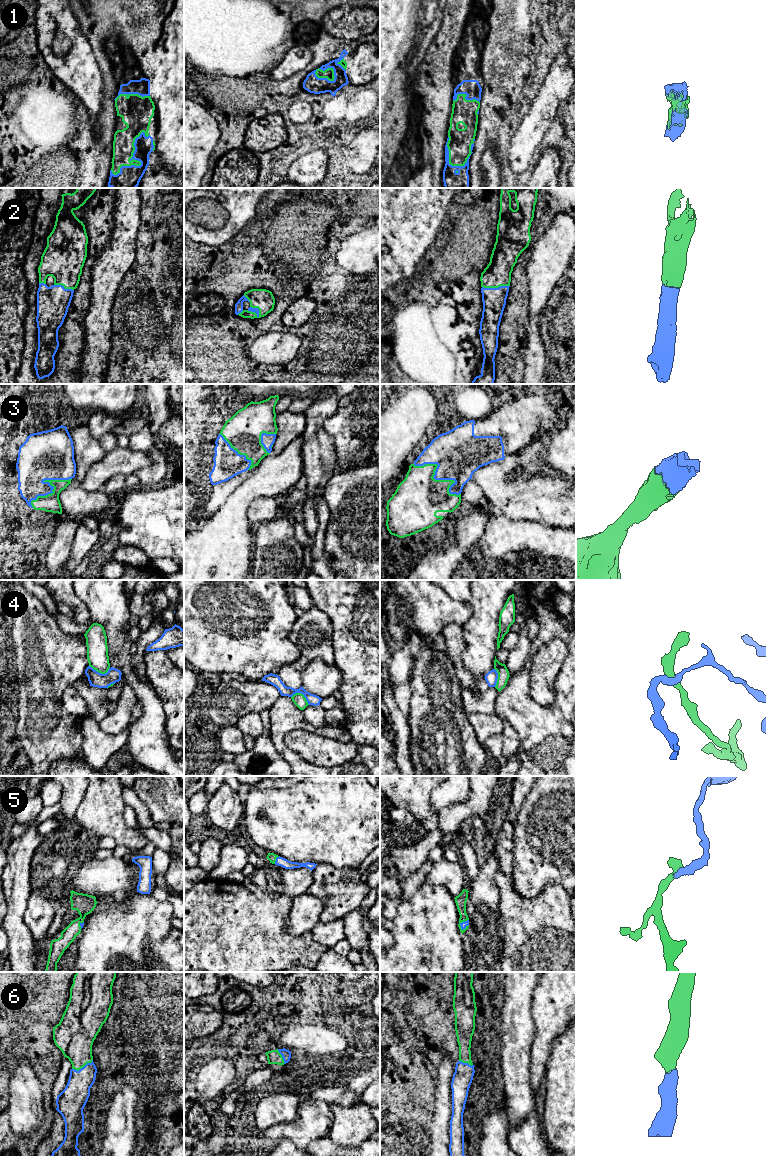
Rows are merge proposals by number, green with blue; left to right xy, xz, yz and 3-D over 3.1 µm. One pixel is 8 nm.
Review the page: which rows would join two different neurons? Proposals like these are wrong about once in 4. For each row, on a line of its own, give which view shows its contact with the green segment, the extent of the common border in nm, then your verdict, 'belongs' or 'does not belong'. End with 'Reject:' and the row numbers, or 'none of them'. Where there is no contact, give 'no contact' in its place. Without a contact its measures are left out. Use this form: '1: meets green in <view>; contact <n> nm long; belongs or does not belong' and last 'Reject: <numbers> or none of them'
1: meets green in xy; contact 440 nm long; belongs
2: meets green in yz; contact 220 nm long; belongs
3: meets green in yz; contact 460 nm long; belongs
4: meets green in xy; contact 170 nm long; does not belong
5: meets green in xz; contact 80 nm long; belongs
6: meets green in xy; contact 190 nm long; belongs
Reject: 4

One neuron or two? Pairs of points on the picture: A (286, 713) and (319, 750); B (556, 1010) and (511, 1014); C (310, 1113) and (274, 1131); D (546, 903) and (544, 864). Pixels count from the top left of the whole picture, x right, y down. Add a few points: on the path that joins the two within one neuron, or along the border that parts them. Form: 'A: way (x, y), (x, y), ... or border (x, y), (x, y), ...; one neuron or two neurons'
A: border (311, 731), (291, 730), (283, 742); two neurons
B: border (531, 1014), (534, 1020), (535, 1037); two neurons
C: way (304, 1123), (296, 1131), (284, 1131); one neuron
D: border (565, 888), (548, 884), (535, 896), (524, 898); two neurons

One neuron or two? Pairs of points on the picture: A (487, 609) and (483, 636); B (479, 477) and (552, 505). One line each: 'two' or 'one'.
A: one
B: one

